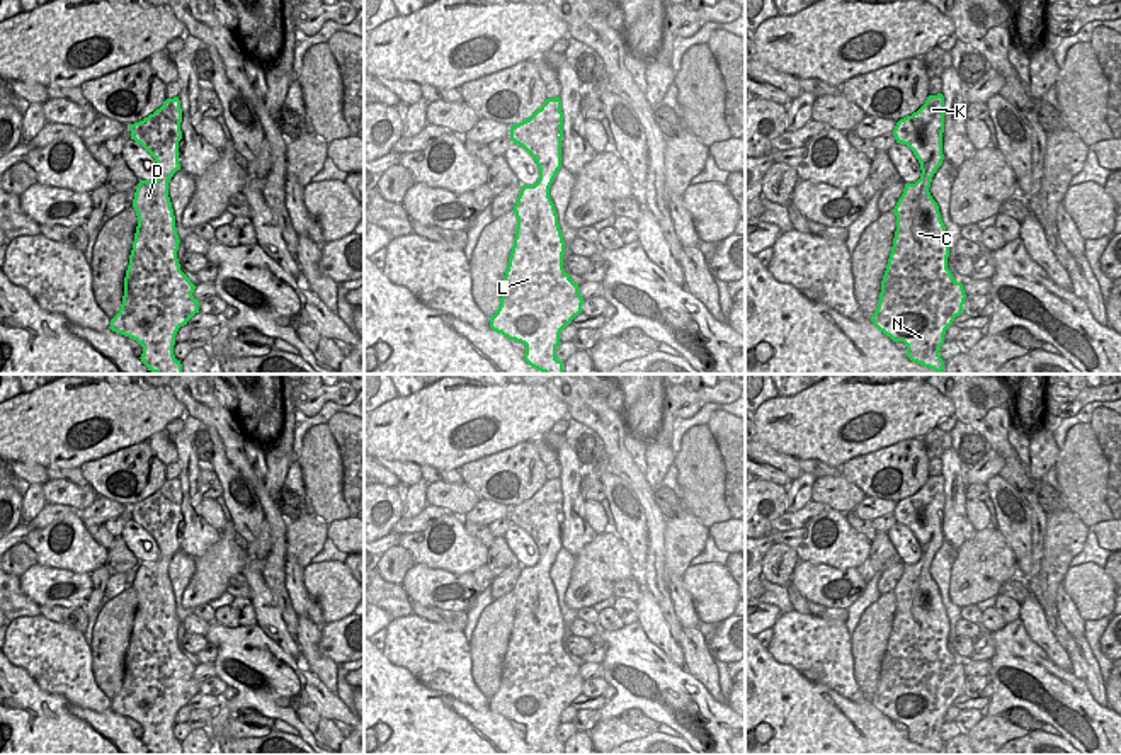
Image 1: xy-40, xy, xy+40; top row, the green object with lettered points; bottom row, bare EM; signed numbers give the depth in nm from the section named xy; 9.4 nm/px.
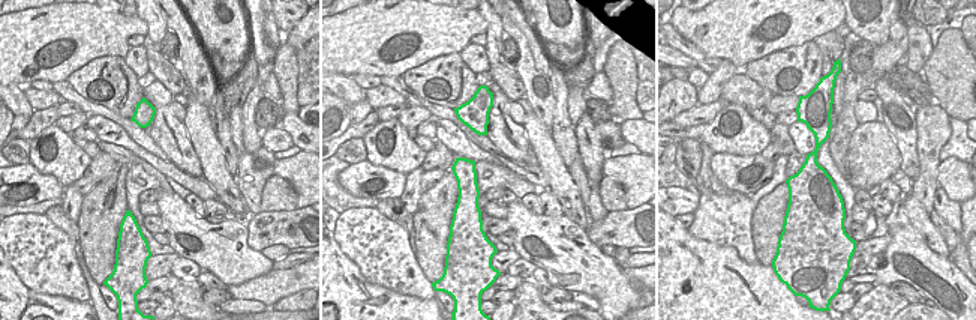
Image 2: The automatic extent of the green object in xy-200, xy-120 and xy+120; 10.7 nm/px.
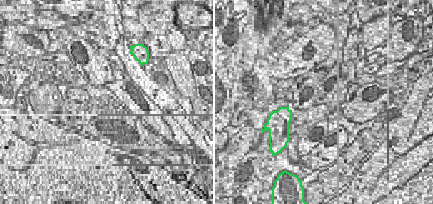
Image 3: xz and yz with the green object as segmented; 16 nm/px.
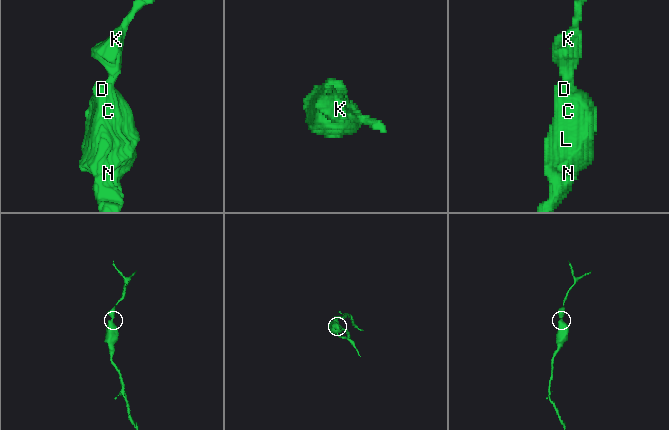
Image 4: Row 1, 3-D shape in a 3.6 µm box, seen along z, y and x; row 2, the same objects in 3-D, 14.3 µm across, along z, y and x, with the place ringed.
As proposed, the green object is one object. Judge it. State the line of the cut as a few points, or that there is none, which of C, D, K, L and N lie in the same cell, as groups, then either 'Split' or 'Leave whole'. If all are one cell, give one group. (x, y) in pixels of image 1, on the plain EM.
Split along xy+40 (939, 531), (934, 538), (929, 536), (924, 541), (922, 551). Groups: C D L N / K. Split.

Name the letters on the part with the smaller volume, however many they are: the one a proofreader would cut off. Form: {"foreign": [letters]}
{"foreign": ["K"]}

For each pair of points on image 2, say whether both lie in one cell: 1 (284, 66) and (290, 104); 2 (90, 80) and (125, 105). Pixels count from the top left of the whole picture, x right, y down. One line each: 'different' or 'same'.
1: same
2: same

